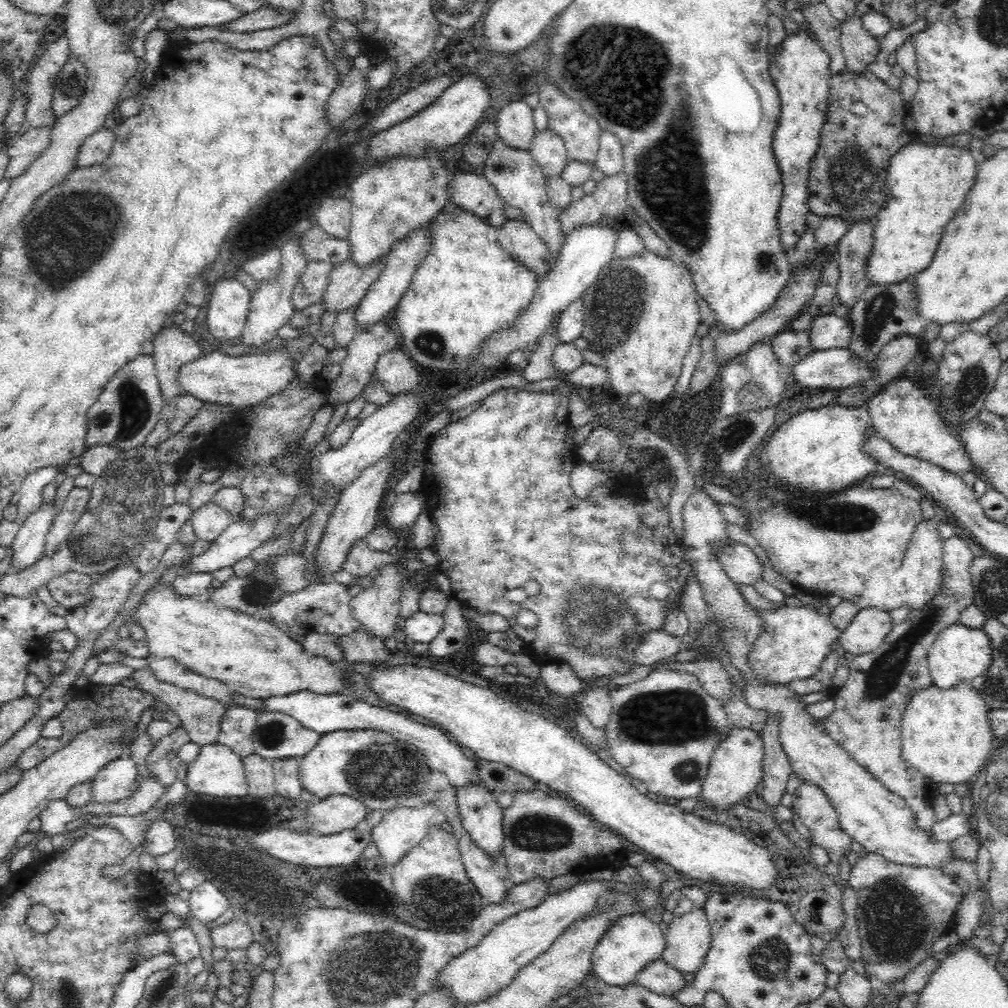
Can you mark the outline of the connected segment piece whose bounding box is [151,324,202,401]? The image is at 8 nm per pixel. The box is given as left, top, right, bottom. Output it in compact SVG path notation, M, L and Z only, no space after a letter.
M176 324L155 333L151 341L154 345L152 356L163 400L184 395L184 391L176 385L176 372L182 365L202 356L200 346Z

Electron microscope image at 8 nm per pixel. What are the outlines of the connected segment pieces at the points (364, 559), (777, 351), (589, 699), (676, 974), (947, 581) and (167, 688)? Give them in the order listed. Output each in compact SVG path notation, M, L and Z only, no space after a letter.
M360 540L350 548L348 560L344 565L344 570L358 579L367 577L376 568L382 568L386 564L391 564L392 556L386 552L376 552L369 548L367 540Z
M788 329L770 340L773 353L786 370L816 351L811 346L810 330Z
M608 685L586 688L583 694L580 710L590 719L596 728L605 728L608 716L612 712L611 692Z
M662 958L646 964L633 982L654 994L666 997L676 995L685 986L680 971L674 969Z
M957 535L943 542L943 571L940 592L926 608L911 609L905 621L893 625L884 642L874 652L862 654L850 662L849 676L836 692L834 712L816 725L842 745L864 770L879 780L890 792L900 796L913 812L922 830L930 831L936 815L926 796L926 778L907 766L901 758L901 720L910 699L916 692L930 688L933 678L928 667L928 652L936 637L960 618L960 612L973 603L969 569L975 558L966 542Z
M147 667L132 672L126 679L134 681L134 688L153 694L156 700L166 702L170 708L173 708L173 712L176 713L176 716L180 717L181 724L188 732L192 742L201 747L205 744L217 742L219 726L227 705L218 702L218 700L204 698L194 693L194 691L186 691L168 682L162 682Z

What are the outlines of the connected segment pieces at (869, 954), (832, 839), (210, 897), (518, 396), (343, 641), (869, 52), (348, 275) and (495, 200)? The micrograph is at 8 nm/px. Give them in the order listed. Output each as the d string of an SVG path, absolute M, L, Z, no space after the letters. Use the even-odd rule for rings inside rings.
M863 853L859 861L852 865L849 883L856 890L857 908L855 922L862 946L862 962L867 978L878 978L885 983L892 983L907 976L930 955L931 946L938 936L954 929L953 918L956 907L962 902L963 895L956 879L942 873L940 869L931 869L922 865L920 868L910 865L894 864L876 853Z
M807 780L801 782L800 786L793 793L793 807L801 820L800 824L807 828L810 832L811 843L815 846L821 846L826 850L829 860L832 862L839 862L840 856L844 852L849 853L851 837L842 830L839 823L839 814L832 807L832 803L828 801L817 784L808 783Z
M207 880L190 891L188 903L190 913L203 923L212 922L230 910L226 895Z
M509 387L492 391L491 395L482 398L480 404L482 404L480 412L472 412L472 416L468 416L468 420L461 419L460 424L456 424L456 421L449 422L438 433L428 438L427 446L424 449L427 468L419 491L427 502L425 506L430 518L433 518L432 523L436 528L436 537L432 550L440 557L439 569L450 579L452 597L462 604L463 608L474 609L478 613L494 613L505 616L509 621L510 628L513 628L514 632L522 638L526 650L532 650L534 654L538 654L538 656L534 656L533 661L537 665L546 665L546 662L568 663L575 675L581 678L582 681L595 676L606 676L610 672L616 672L616 674L628 672L630 666L632 666L630 664L632 662L632 652L635 652L638 640L646 632L658 630L663 626L666 612L678 608L683 588L688 580L694 577L690 566L681 566L681 563L684 562L683 549L680 548L680 542L676 534L669 530L667 507L663 506L659 500L652 504L648 504L648 502L640 504L640 500L638 500L640 496L630 494L632 490L636 492L634 484L626 486L626 482L622 482L622 486L618 484L618 492L616 492L614 486L598 487L590 494L590 498L586 502L582 502L574 496L568 478L570 478L572 466L576 464L576 454L566 450L566 446L564 446L564 435L568 426L571 426L568 419L568 396L553 391L528 392ZM666 567L676 567L680 574L677 578L669 579L665 576ZM528 580L536 580L542 587L542 591L538 596L530 596L522 603L514 603L507 599L505 596L507 592L521 588ZM655 583L662 583L670 589L664 600L656 600L656 598L650 596L650 588ZM520 610L536 612L539 618L538 626L532 629L521 627L516 622L516 614Z
M363 627L338 636L338 645L343 653L342 663L345 664L383 662L393 653L385 648L382 639Z
M859 14L841 21L840 30L839 42L848 71L856 74L866 72L868 65L880 52L878 39L868 33Z
M351 257L333 267L329 285L323 294L325 310L341 313L359 305L384 267L385 258L378 258L366 266L358 266Z
M474 172L451 174L449 184L450 203L460 210L475 214L488 224L499 228L508 219L504 216L504 201L496 193L495 186Z

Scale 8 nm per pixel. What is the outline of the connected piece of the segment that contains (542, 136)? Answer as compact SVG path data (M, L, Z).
M545 129L536 131L529 148L532 158L538 163L546 178L558 178L569 163L564 141L560 136Z

